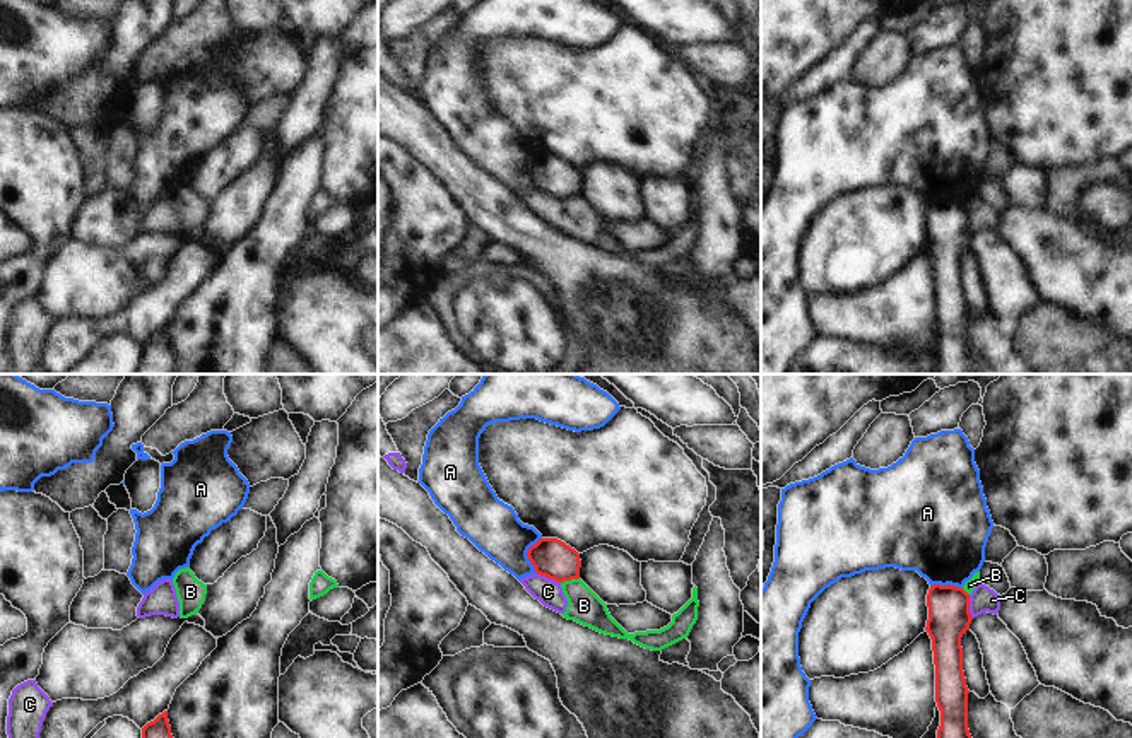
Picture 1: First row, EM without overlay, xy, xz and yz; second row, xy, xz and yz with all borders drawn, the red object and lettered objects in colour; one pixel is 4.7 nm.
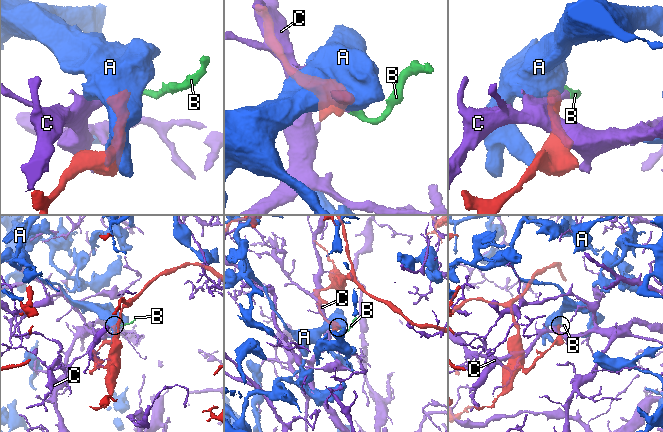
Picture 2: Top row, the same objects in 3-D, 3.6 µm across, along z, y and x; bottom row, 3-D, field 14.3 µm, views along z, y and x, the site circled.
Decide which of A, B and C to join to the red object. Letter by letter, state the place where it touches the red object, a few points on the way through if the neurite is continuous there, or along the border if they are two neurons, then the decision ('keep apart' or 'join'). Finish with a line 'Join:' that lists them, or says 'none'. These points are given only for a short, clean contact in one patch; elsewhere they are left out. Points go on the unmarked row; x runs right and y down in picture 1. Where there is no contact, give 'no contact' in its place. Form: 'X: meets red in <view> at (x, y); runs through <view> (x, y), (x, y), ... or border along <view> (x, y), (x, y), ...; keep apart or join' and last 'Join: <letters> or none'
A: meets red in xz at (527, 171); keep apart
B: meets red in xz at (570, 197); border along xz (578, 195), (561, 200); keep apart
C: meets red in xz at (548, 193); keep apart
Join: none

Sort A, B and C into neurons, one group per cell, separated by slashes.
A / B C

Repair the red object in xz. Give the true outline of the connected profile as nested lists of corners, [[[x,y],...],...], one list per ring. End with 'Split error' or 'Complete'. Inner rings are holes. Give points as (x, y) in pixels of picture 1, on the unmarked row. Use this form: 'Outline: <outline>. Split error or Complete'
Outline: [[[540,155],[527,169],[537,191],[557,200],[580,196],[580,171],[557,155]]]. Complete

